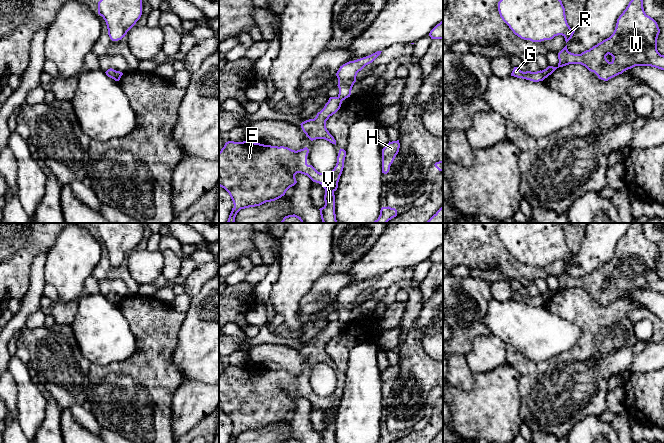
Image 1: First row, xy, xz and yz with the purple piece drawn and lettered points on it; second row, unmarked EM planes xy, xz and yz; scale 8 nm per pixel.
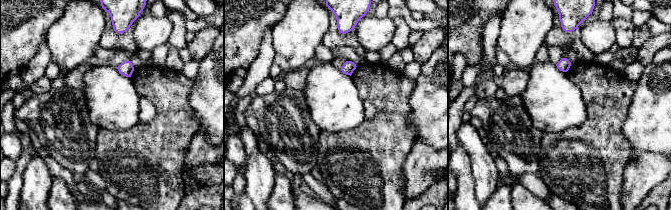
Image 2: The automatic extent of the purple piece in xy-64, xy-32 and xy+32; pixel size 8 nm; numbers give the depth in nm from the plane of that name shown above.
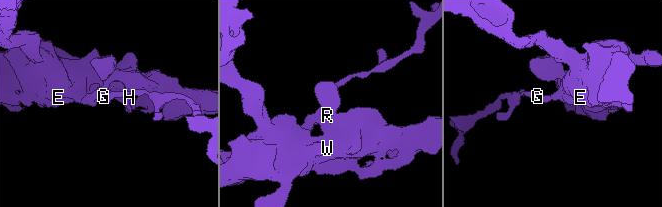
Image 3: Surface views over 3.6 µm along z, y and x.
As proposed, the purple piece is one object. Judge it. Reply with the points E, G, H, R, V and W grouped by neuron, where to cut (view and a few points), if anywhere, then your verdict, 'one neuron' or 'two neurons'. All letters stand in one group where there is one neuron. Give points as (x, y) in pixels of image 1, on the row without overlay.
E H R V W / G | xy (116, 295), (112, 302) | two neurons

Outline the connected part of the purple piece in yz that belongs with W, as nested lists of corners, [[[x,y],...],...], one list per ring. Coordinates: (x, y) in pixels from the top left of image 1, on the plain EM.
[[[632,223],[617,243],[609,262],[581,278],[569,276],[566,269],[558,277],[558,290],[542,294],[544,303],[557,292],[569,288],[581,288],[604,305],[635,290],[664,294],[664,279],[657,274],[659,257],[657,246],[644,235],[643,224]]]

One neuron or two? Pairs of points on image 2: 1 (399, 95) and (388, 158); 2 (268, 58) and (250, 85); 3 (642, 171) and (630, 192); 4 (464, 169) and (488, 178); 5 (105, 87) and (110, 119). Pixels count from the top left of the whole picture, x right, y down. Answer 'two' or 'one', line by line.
1: one
2: one
3: one
4: two
5: one

